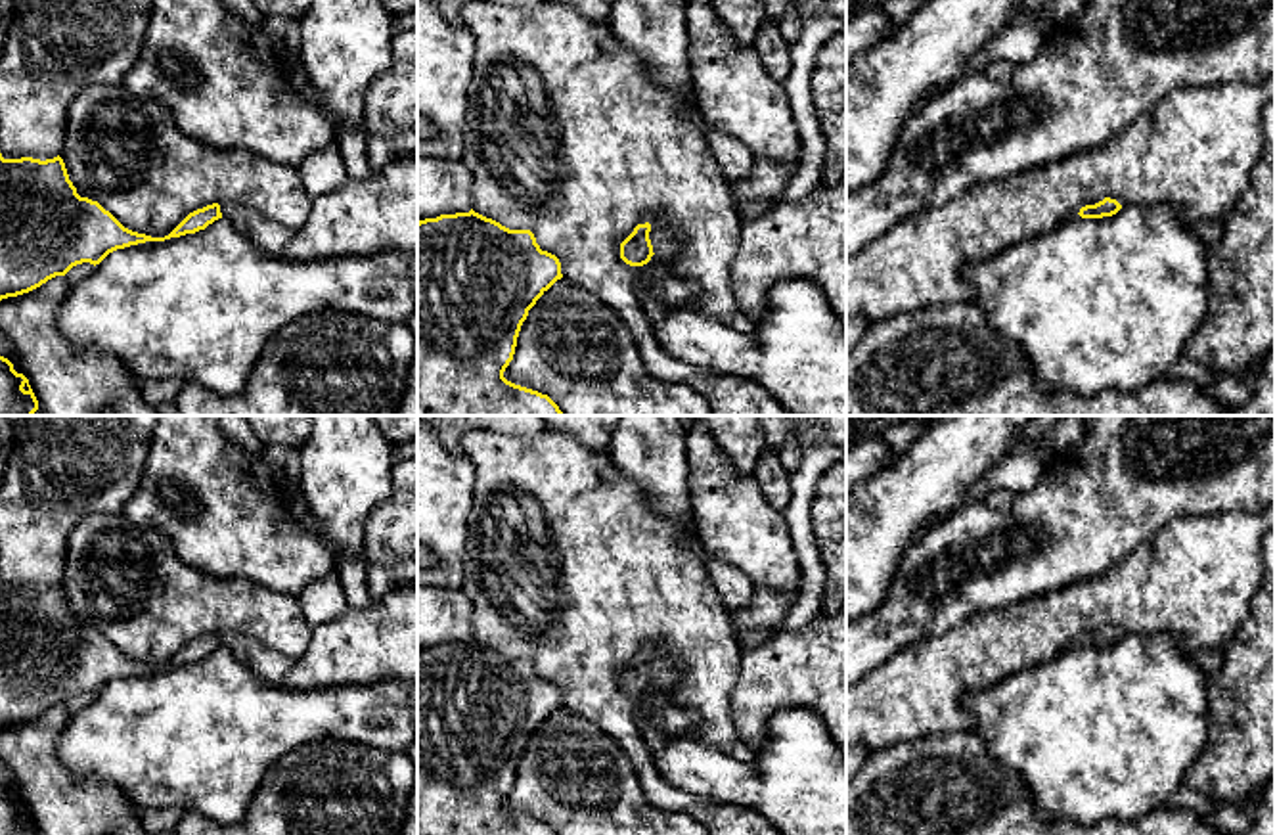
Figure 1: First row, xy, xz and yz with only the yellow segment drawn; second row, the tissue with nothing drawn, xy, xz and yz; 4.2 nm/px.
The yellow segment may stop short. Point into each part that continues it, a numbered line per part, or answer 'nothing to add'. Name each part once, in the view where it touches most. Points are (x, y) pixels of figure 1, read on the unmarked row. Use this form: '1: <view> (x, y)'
1: xz (665, 669)

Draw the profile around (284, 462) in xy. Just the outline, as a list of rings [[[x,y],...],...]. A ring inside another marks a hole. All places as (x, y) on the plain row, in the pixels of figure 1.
[[[268,444],[260,458],[266,462],[278,488],[283,494],[299,494],[299,446]]]

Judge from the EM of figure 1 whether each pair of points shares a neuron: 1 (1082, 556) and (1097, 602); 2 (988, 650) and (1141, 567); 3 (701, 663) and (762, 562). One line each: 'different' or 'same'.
1: different
2: same
3: different

